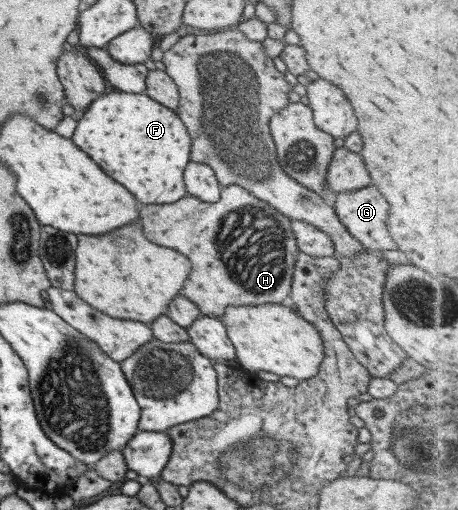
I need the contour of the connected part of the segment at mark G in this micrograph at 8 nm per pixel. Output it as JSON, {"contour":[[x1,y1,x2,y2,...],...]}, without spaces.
{"contour":[[369,185,369,187,338,193,335,196,335,204,332,209,335,211,337,219,341,221,341,225,345,227,345,231,353,239,357,239,366,251,379,254,383,251,389,251,389,249,395,249,395,243,387,231,390,210,386,199,378,192,377,188]]}

